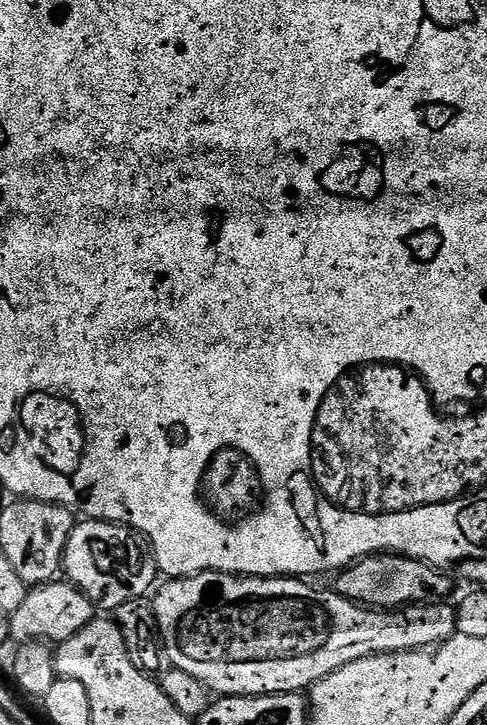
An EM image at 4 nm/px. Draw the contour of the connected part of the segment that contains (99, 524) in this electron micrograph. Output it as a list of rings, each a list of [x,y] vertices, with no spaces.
[[[87,518],[81,519],[73,527],[66,542],[62,572],[72,585],[82,590],[86,598],[90,598],[92,605],[97,609],[105,608],[108,614],[115,613],[122,602],[147,597],[153,591],[158,577],[151,551],[131,527]]]

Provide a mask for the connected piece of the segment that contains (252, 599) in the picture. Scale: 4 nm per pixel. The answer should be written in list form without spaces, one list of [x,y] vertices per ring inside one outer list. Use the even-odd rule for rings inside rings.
[[[199,572],[196,576],[182,576],[169,579],[168,584],[161,583],[154,596],[156,609],[156,621],[160,631],[162,647],[166,653],[169,665],[178,670],[186,670],[198,682],[208,687],[209,693],[221,696],[276,696],[280,692],[303,693],[311,689],[322,678],[326,678],[334,670],[346,666],[355,660],[361,660],[367,656],[377,656],[383,652],[410,652],[413,650],[428,650],[433,646],[439,646],[451,636],[457,635],[456,608],[448,605],[448,602],[433,602],[430,604],[409,604],[399,610],[373,610],[367,606],[355,604],[353,600],[347,600],[335,590],[319,592],[311,588],[311,583],[300,578],[261,578],[258,576],[238,576],[231,572]]]

